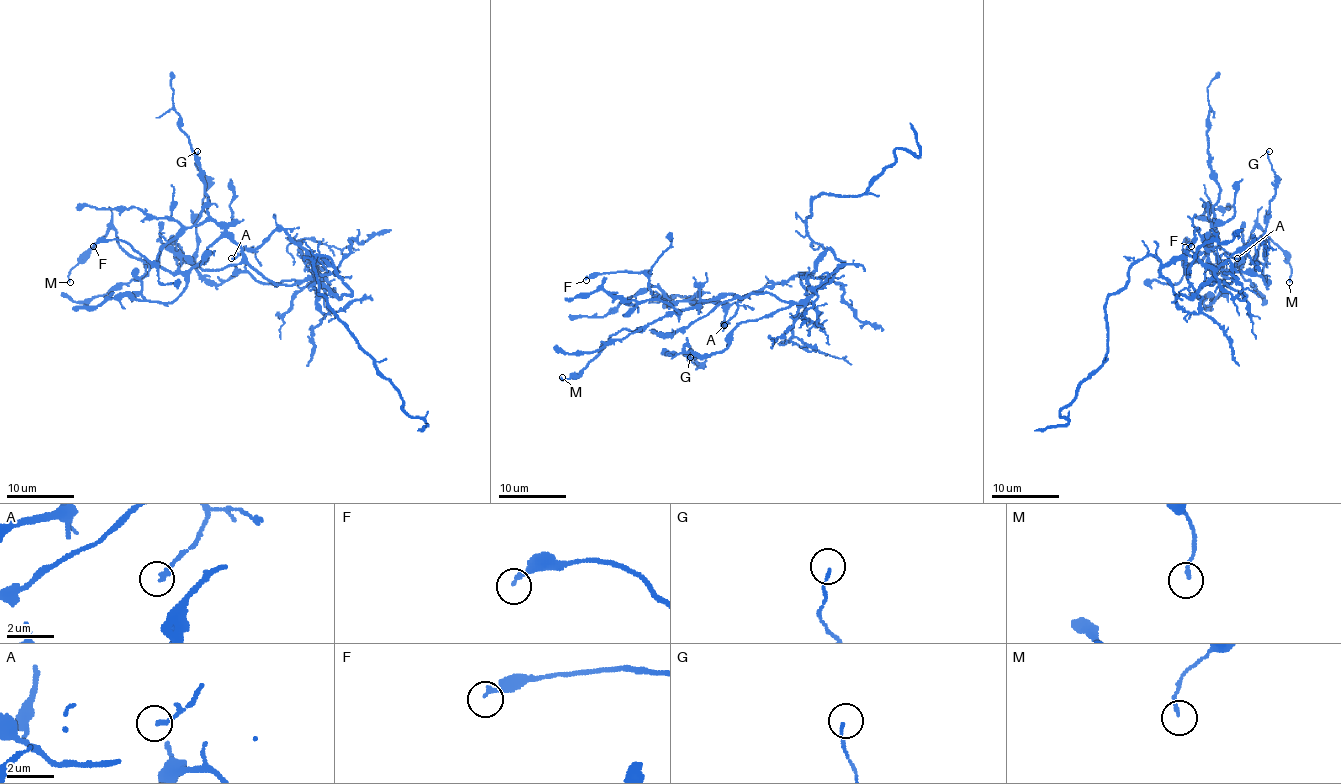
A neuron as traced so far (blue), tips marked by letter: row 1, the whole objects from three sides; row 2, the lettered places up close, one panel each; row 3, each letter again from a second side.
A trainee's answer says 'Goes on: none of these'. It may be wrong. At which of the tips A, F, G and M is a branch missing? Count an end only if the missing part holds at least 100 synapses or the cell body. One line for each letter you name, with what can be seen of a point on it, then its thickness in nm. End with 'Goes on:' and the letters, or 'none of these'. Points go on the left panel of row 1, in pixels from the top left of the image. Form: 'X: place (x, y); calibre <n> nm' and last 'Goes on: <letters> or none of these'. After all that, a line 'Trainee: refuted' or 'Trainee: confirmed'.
Goes on: none of these
Trainee: confirmed

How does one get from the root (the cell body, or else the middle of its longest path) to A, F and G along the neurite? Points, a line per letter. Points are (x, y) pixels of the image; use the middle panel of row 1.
A: (806, 293), (799, 276), (764, 286), (745, 295), (737, 303), (737, 312), (724, 325)
F: (806, 293), (806, 300), (798, 303), (769, 293), (665, 302), (651, 291), (643, 273), (592, 273), (586, 280)
G: (806, 293), (804, 302), (742, 322), (718, 352), (697, 355), (685, 350), (687, 345), (698, 365), (690, 357)

